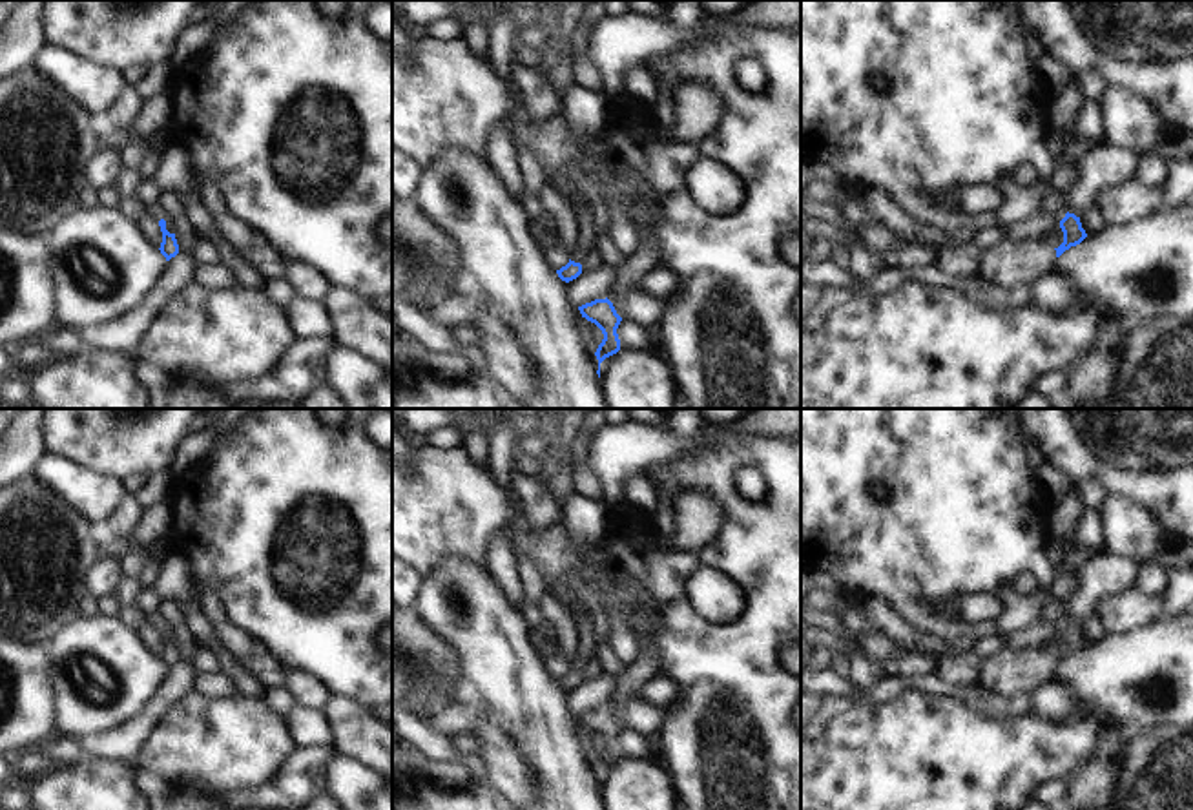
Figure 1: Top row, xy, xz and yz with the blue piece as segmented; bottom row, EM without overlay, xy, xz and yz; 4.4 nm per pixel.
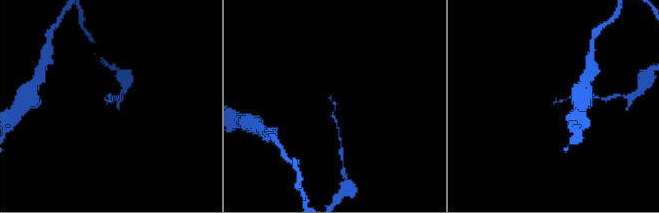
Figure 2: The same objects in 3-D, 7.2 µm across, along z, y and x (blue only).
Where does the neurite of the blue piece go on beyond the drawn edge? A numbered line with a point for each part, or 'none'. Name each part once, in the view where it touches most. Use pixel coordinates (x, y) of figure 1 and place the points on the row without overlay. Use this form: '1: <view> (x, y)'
1: yz (1009, 672)

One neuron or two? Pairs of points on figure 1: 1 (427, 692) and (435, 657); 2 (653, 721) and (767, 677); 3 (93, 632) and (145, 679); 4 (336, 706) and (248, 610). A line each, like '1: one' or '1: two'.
1: one
2: two
3: one
4: two

